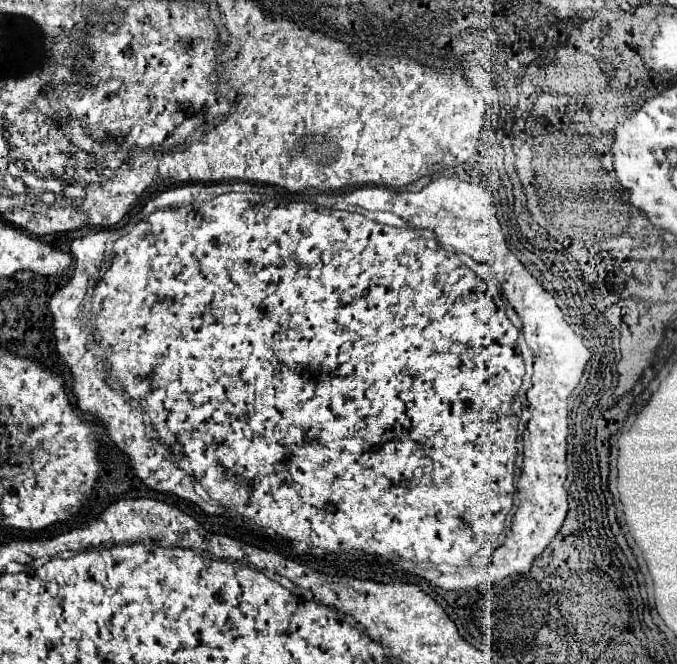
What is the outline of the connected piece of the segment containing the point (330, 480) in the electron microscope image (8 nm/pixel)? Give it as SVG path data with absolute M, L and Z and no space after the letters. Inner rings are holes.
M458 164L458 165L456 165L456 166L455 166L455 167L452 167L452 168L449 168L449 169L445 169L445 170L443 170L443 171L441 171L441 172L436 172L436 173L433 173L433 174L431 174L431 175L427 175L427 176L424 176L424 177L422 177L422 178L420 178L420 179L418 179L418 180L417 180L417 181L415 181L415 182L413 182L413 183L411 183L411 184L409 184L409 185L407 185L407 186L404 186L404 187L402 187L402 188L390 188L390 186L389 186L389 187L387 187L387 186L374 186L374 184L368 184L368 186L346 186L346 188L340 188L340 190L335 190L335 191L334 191L334 192L333 192L333 193L332 193L332 192L324 192L324 193L317 193L317 192L304 192L304 193L289 193L289 192L286 192L286 200L282 200L282 198L268 198L268 200L266 200L266 198L262 198L262 196L256 196L256 194L238 194L238 192L236 192L236 191L234 191L234 190L233 190L233 188L232 188L232 185L227 185L227 184L221 184L221 183L217 183L217 184L210 184L210 185L207 185L207 186L206 186L206 185L203 185L203 184L196 184L196 183L186 183L186 184L184 184L184 185L182 185L182 186L177 186L177 187L175 187L175 188L172 188L172 189L168 189L168 190L166 190L166 191L164 191L164 192L162 192L162 193L161 193L161 194L159 194L159 195L158 195L158 196L157 196L157 197L155 197L155 198L153 198L153 199L151 199L151 200L150 200L150 201L149 201L149 202L147 202L147 203L146 203L146 205L145 205L145 206L144 206L144 207L143 207L143 209L142 209L142 210L141 210L141 211L140 211L140 213L138 213L138 214L137 214L137 215L136 215L136 216L134 216L134 217L143 217L143 218L141 218L141 219L134 219L134 218L132 218L132 219L130 219L130 221L129 221L129 222L128 222L128 223L127 223L127 224L126 224L126 225L125 225L125 226L123 226L123 227L121 227L121 228L118 228L118 229L113 229L113 230L110 230L110 229L106 229L106 228L102 228L102 230L86 230L86 234L84 234L84 236L82 236L82 238L74 238L74 240L72 240L72 242L70 242L70 254L72 254L72 262L74 262L74 270L72 270L72 276L70 276L70 280L68 280L68 282L66 282L66 284L62 284L62 286L60 286L60 288L56 288L56 292L54 292L54 294L52 294L52 296L50 296L50 300L48 300L48 310L50 310L50 312L52 312L52 318L54 318L54 336L56 336L56 348L58 348L58 354L60 354L60 356L62 356L62 360L64 360L64 362L66 362L66 364L68 364L68 366L70 366L70 370L72 370L72 376L74 376L74 396L76 396L76 400L78 400L78 406L80 406L80 410L84 410L84 412L90 412L90 414L96 414L96 416L98 416L98 418L100 418L100 420L102 420L102 422L104 422L104 426L106 426L106 430L108 430L108 436L110 436L110 438L112 438L112 440L114 440L114 442L116 442L116 446L118 446L118 448L120 448L120 450L122 450L122 452L124 452L124 454L126 454L126 456L128 456L128 458L130 458L130 464L132 464L132 468L134 468L134 472L136 472L136 474L138 474L138 478L140 478L140 480L142 480L142 482L144 482L144 484L146 484L146 486L148 486L148 488L152 488L152 490L156 490L156 492L168 492L168 494L174 494L174 496L178 496L178 498L182 498L182 500L190 500L190 502L194 502L194 504L198 504L198 506L200 506L200 508L202 508L202 510L204 510L204 512L206 512L206 514L218 514L218 506L212 506L212 505L220 505L220 506L222 506L222 507L223 507L223 508L224 508L224 509L226 509L226 510L236 510L236 512L238 512L238 514L242 514L242 516L244 516L244 517L245 517L245 522L246 522L246 525L247 525L247 526L248 526L248 522L252 522L252 524L256 524L256 526L258 526L258 528L262 528L262 530L264 530L264 528L268 528L268 530L276 530L276 534L278 534L278 536L282 536L282 537L285 537L285 538L290 538L290 542L302 542L302 544L310 544L310 546L312 546L312 548L318 548L318 566L312 566L312 564L306 564L306 565L308 565L308 566L310 566L310 567L311 567L311 568L314 568L314 569L315 569L315 570L316 570L316 571L318 571L318 572L321 572L321 573L324 573L324 574L327 574L327 575L330 575L330 576L339 576L339 577L341 577L341 576L344 576L344 575L345 575L345 574L347 574L347 572L348 572L348 573L349 573L349 565L348 565L348 564L349 564L349 563L348 563L348 562L349 562L349 561L348 561L348 560L349 560L349 559L350 559L350 557L357 557L357 554L358 554L358 557L359 557L359 555L360 555L360 556L361 556L361 553L366 553L366 555L367 555L367 554L368 554L368 555L378 555L378 556L384 556L384 558L390 558L390 560L398 560L398 559L400 559L400 560L410 560L410 562L420 562L420 565L423 565L423 564L424 564L424 569L426 569L426 568L428 568L428 569L429 569L429 570L426 570L426 571L425 571L425 575L426 575L426 579L427 579L427 580L428 580L428 581L429 581L429 582L430 582L430 583L432 583L432 584L434 584L434 585L436 585L436 586L439 586L439 587L440 587L440 588L443 588L443 589L445 589L445 590L462 590L462 589L464 589L464 590L465 590L465 589L472 589L472 588L474 588L474 586L478 586L478 584L482 584L482 582L494 582L494 580L502 580L502 578L506 578L506 576L510 576L510 574L518 574L518 572L528 572L528 570L530 570L530 566L532 566L532 562L534 562L534 556L540 556L540 554L542 554L542 550L544 550L544 548L546 548L546 546L548 546L548 542L550 542L550 540L552 540L552 536L554 536L554 534L556 534L556 532L558 532L558 528L560 528L560 526L562 526L562 522L564 522L564 516L566 516L566 512L568 512L568 498L566 498L566 492L564 492L564 488L562 488L562 484L564 484L564 480L566 480L566 434L568 434L568 420L566 420L566 416L568 416L568 414L566 414L566 400L568 400L568 394L570 394L570 392L572 392L572 390L574 390L574 388L576 388L576 384L578 384L578 380L580 380L580 376L582 376L582 370L584 370L584 366L586 366L586 362L588 362L588 358L590 358L590 352L588 352L588 348L586 348L586 346L584 346L584 344L582 344L582 338L580 338L580 336L578 336L578 334L576 334L576 332L574 332L574 328L570 328L570 326L568 326L568 322L566 322L566 318L564 318L564 314L562 314L562 310L560 310L560 306L558 306L558 302L556 302L556 298L554 298L554 294L552 294L552 292L550 292L550 296L548 296L548 290L546 290L546 288L544 288L544 286L542 286L542 282L540 282L540 280L538 280L538 278L536 278L536 276L534 276L534 274L532 274L532 272L530 272L530 270L528 270L528 268L524 268L524 264L522 264L522 262L520 262L520 260L518 260L518 256L514 256L514 252L512 252L512 250L510 250L510 248L508 248L508 242L506 242L506 238L504 238L504 234L502 234L502 228L500 228L500 222L498 222L498 220L496 220L496 202L494 202L494 196L490 196L490 190L488 190L488 186L486 186L486 184L484 184L484 182L468 182L468 180L462 180L462 178L460 178L460 176L456 176L456 174L454 174L454 168L456 168L456 170L458 170L458 168L460 168L460 166L464 166L464 164ZM84 310L86 310L86 314L88 314L88 316L90 316L90 318L92 318L92 326L94 326L94 332L96 332L96 338L98 338L98 340L100 340L100 344L102 344L102 346L100 346L100 344L98 344L98 340L96 340L96 338L94 338L94 334L90 334L90 330L92 330L92 328L90 328L90 322L88 322L88 318L86 318L86 314L84 314ZM521 330L522 330L522 334L524 334L524 340L526 340L526 344L528 344L528 346L530 346L530 348L532 348L532 350L534 350L534 355L533 355L533 353L532 353L532 351L531 351L531 350L530 350L530 349L529 349L529 348L528 348L528 346L526 346L526 347L527 347L527 348L526 348L526 347L525 347L525 348L524 348L524 349L523 349L523 351L522 351L522 356L523 356L523 359L524 359L524 362L522 362L522 356L520 356L520 350L518 350L518 344L517 344L517 341L518 341L518 339L519 339L519 337L520 337L520 335L521 335ZM526 361L533 361L533 362L534 362L534 374L532 374L532 388L530 388L530 390L528 390L528 392L526 392L526 400L528 400L528 410L530 410L530 422L528 422L528 424L526 424L526 430L524 430L524 434L522 434L522 440L524 440L524 450L522 450L522 458L524 458L524 460L522 460L522 466L520 466L520 476L518 476L518 504L516 504L516 512L514 512L514 516L512 516L512 524L510 524L510 530L508 530L508 534L506 534L506 538L504 538L504 542L502 542L502 546L500 546L500 548L498 548L498 550L494 550L494 548L492 548L492 547L490 547L490 545L489 545L489 551L487 551L487 553L481 553L481 555L479 555L479 551L480 551L480 549L481 549L481 546L482 546L482 544L484 544L484 542L486 542L486 540L496 540L496 538L498 538L498 534L500 534L500 532L502 532L502 530L504 530L504 520L506 520L506 514L508 514L508 510L510 510L510 508L512 508L512 494L514 494L514 474L516 474L516 470L514 470L514 460L516 460L516 448L514 448L514 440L516 440L516 426L518 426L518 420L520 420L520 412L522 412L522 404L520 404L520 400L518 400L518 388L520 388L520 384L522 384L522 376L524 376L524 363L525 363L525 362L526 362ZM144 412L146 412L146 414L148 414L148 416L150 416L150 422L152 422L152 424L154 424L154 426L156 426L156 432L155 432L155 431L154 431L154 429L153 429L153 426L152 426L152 425L151 425L151 424L150 424L150 423L148 423L148 422L147 422L147 420L146 420L146 418L145 418L145 413L144 413Z

